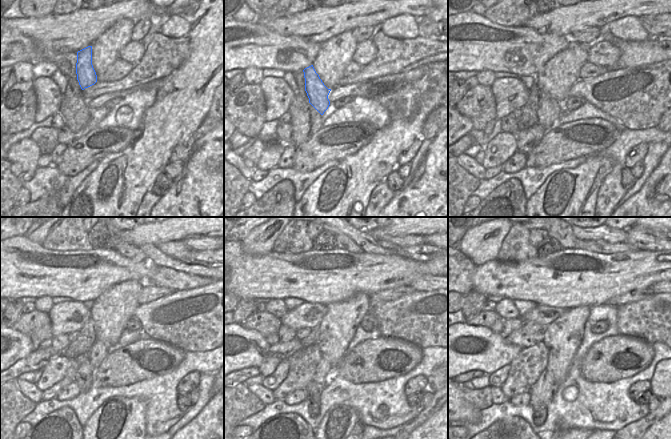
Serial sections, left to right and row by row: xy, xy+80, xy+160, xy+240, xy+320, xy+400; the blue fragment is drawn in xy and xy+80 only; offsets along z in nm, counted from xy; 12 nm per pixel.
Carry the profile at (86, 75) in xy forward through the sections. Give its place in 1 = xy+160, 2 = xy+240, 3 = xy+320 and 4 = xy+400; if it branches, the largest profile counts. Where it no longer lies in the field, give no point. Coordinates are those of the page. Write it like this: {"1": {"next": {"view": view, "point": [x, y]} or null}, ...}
{"1": {"next": {"view": "xy+160", "point": [549, 110]}}, "2": {"next": {"view": "xy+240", "point": [97, 353]}}, "3": {"next": {"view": "xy+320", "point": [323, 373]}}, "4": {"next": {"view": "xy+400", "point": [542, 392]}}}

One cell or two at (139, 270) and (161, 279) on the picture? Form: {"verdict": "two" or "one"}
{"verdict": "two"}

